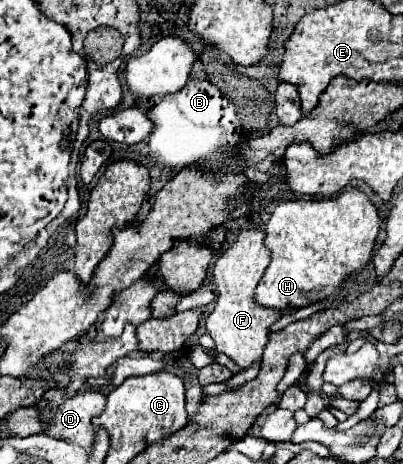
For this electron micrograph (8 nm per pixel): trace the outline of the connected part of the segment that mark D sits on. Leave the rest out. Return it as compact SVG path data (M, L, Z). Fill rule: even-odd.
M48 390L42 400L38 402L38 410L42 412L44 420L48 420L48 430L46 434L50 434L52 438L58 440L68 440L72 444L90 448L92 440L94 440L94 428L92 428L92 418L98 416L106 406L106 398L100 392L80 392L76 396L68 396L62 390Z

